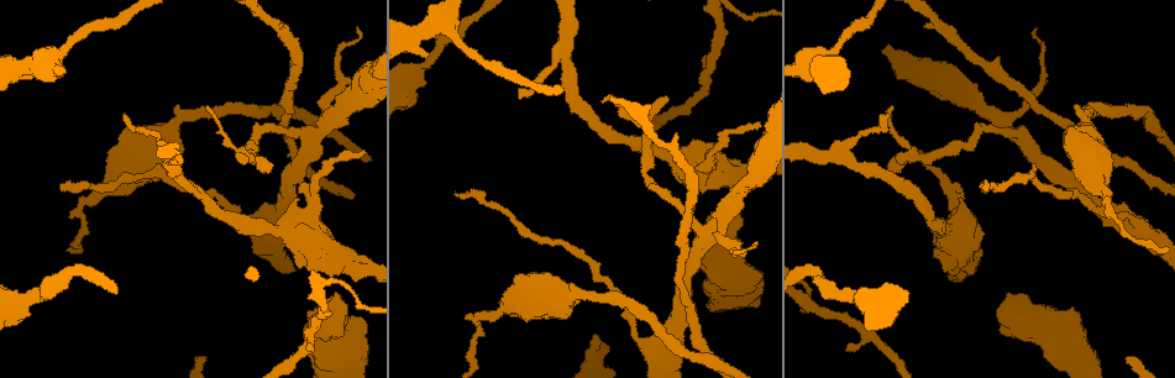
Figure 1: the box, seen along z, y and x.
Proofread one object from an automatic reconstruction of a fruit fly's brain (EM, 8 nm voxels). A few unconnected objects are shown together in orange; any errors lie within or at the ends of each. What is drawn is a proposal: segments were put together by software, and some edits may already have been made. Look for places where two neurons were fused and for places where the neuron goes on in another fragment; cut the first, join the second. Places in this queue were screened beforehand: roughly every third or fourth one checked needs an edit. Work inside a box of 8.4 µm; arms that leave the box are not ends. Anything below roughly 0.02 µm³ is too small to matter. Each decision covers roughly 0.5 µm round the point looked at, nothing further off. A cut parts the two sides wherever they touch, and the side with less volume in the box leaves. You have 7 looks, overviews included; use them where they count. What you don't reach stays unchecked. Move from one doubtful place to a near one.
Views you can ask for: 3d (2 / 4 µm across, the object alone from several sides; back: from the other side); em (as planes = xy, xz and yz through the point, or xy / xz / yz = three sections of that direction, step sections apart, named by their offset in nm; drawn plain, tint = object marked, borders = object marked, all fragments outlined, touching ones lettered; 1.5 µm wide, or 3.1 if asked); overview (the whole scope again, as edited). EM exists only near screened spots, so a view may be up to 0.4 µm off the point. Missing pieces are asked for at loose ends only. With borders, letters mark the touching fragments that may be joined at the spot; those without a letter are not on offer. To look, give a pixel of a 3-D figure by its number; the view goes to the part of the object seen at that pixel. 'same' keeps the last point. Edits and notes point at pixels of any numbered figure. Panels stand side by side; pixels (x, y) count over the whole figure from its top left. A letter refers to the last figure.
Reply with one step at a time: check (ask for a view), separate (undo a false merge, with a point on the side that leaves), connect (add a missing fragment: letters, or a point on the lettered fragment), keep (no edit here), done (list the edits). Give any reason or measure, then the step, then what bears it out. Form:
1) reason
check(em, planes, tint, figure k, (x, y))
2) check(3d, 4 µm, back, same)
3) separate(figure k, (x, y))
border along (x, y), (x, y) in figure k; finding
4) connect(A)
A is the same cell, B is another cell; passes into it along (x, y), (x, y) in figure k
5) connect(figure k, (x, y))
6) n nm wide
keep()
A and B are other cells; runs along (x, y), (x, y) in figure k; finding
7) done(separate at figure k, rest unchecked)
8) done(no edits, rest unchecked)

abrupt turn
check(3d, 4 µm, back, figure 1, (484, 314))

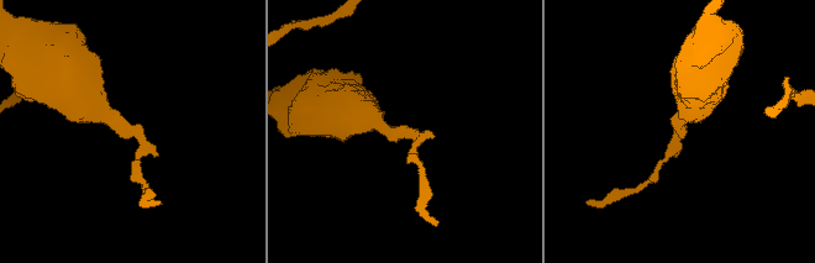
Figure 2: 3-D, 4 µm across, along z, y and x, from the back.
need the tissue
check(em, xy, step 4, plain, figure 2, (680, 126))

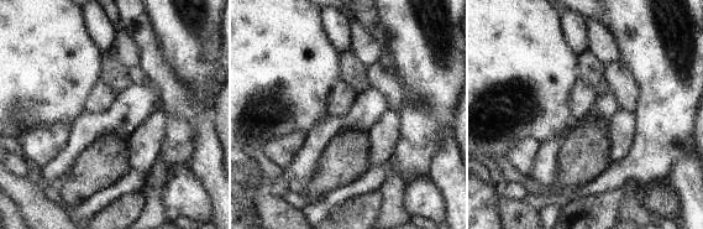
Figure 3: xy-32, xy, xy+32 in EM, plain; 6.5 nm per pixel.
see the neighbours
check(em, xy, step 4, borders, same)

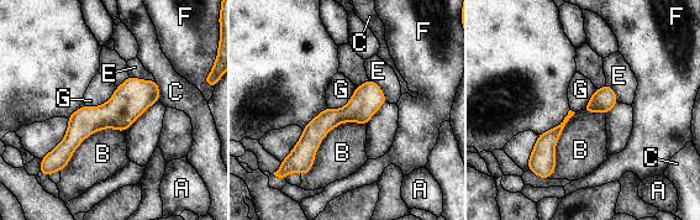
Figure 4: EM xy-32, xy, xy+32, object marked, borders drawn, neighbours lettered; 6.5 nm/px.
keep()
A, B, C, E, F and G are other cells; runs along (153, 85), (95, 118), (57, 161) in figure 4; one neuron here

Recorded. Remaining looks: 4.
long arm stops here
check(3d, 2 µm, figure 1, (983, 184))

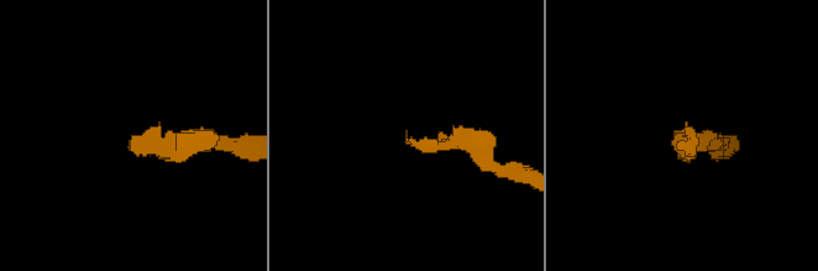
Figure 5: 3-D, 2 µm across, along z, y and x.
check(em, xz, step 8, borders, figure 5, (680, 141))

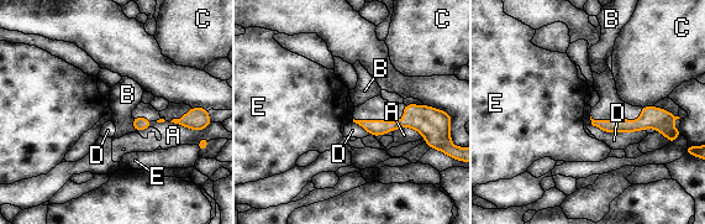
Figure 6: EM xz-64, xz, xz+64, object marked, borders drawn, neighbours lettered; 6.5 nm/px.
D touches over 360 nm
keep()
A, B, C, D and E are other cells; border along (131, 118), (131, 125), (136, 131) in figure 6; none of them fits

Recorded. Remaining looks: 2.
free end
check(em, planes, borders, figure 1, (203, 359))

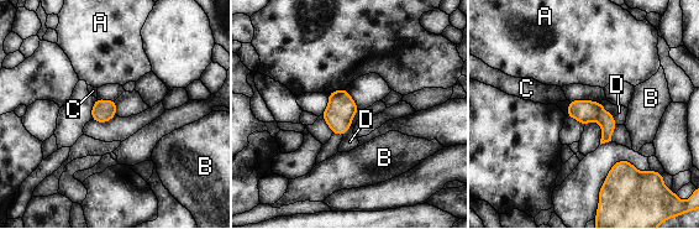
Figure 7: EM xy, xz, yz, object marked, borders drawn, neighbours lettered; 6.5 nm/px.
keep()
A, B, C and D are other cells; border along (599, 102), (616, 124) in figure 7; no lettered fragment goes on from it

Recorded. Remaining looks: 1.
done(no edits, rest unchecked)

